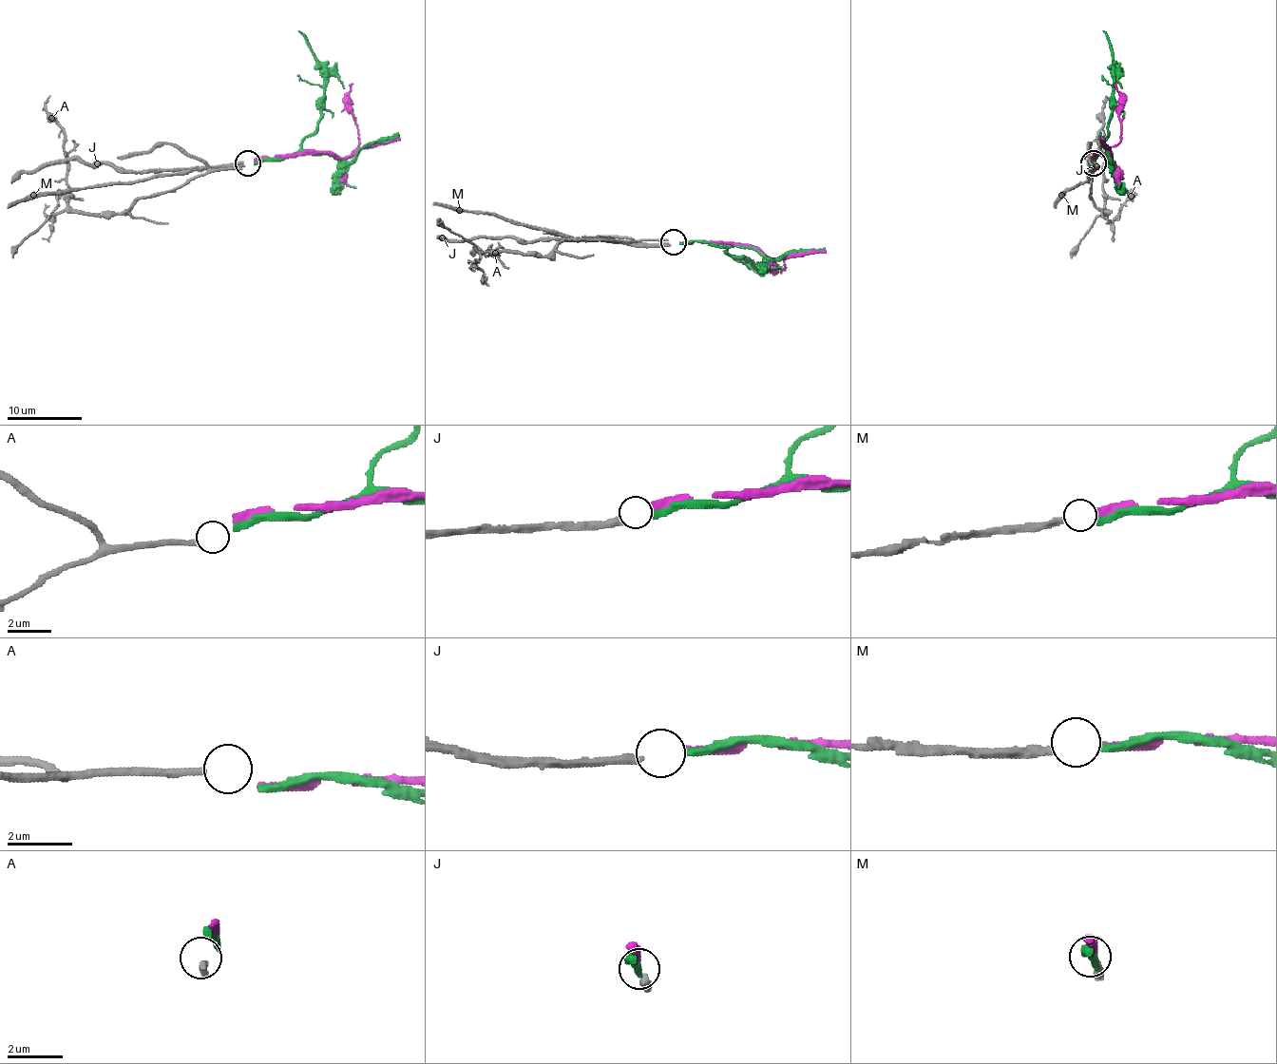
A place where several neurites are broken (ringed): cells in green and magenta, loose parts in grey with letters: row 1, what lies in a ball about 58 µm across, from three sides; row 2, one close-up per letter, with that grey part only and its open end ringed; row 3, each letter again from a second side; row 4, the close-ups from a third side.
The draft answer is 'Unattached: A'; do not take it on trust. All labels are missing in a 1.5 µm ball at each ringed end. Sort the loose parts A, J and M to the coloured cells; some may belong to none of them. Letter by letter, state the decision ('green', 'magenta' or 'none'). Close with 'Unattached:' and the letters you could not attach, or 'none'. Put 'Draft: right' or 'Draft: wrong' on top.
Draft: right
A: none
J: green
M: magenta
Unattached: A

